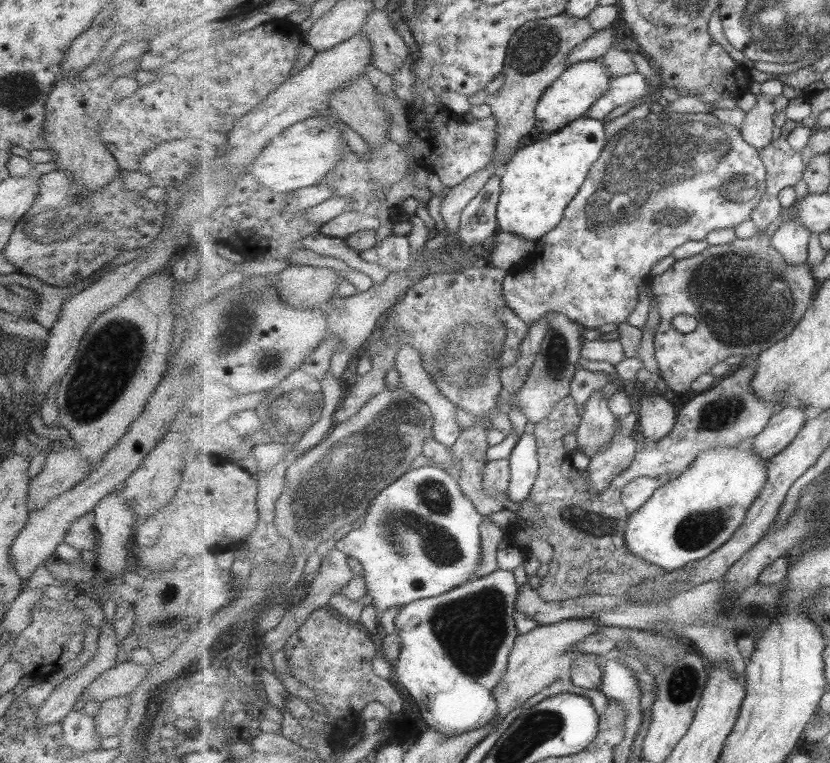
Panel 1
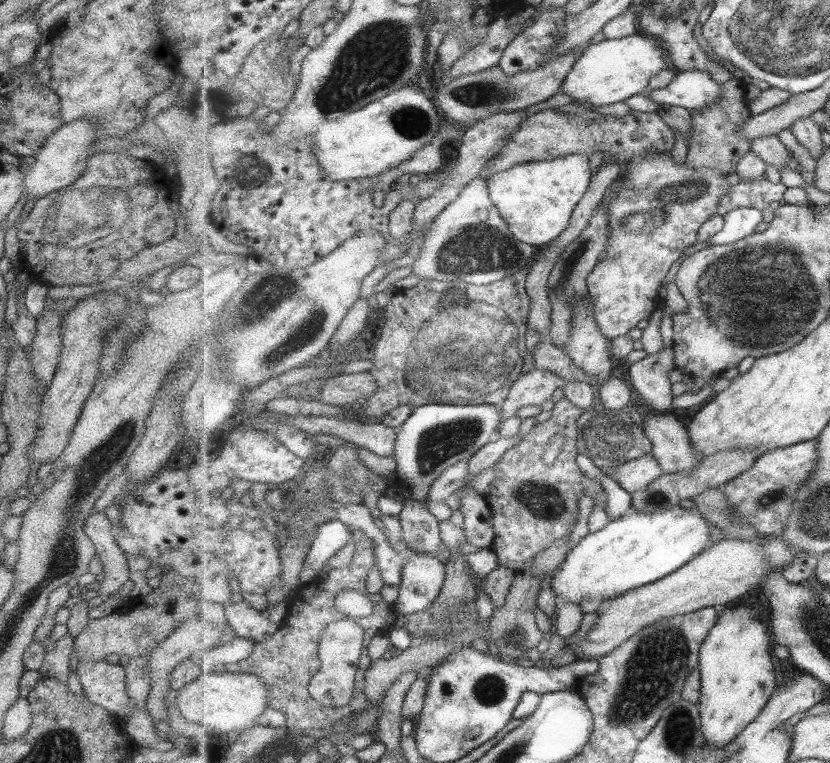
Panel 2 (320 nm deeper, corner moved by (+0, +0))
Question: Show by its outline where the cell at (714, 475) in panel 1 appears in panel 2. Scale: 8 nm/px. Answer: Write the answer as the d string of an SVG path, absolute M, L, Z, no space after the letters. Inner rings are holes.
M679 506L661 514L635 511L626 517L611 519L603 529L581 539L552 578L551 588L559 599L578 606L589 599L615 600L621 594L670 576L710 545L709 519L699 511L692 513Z

